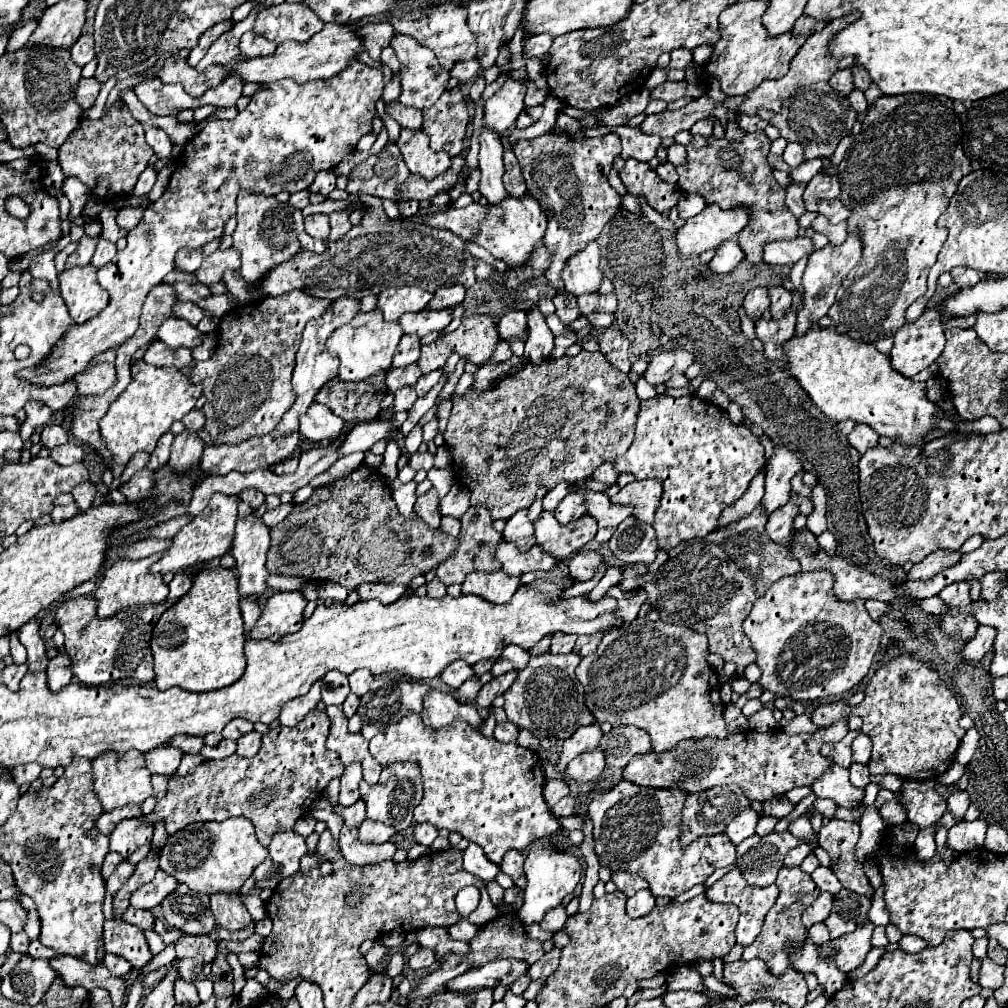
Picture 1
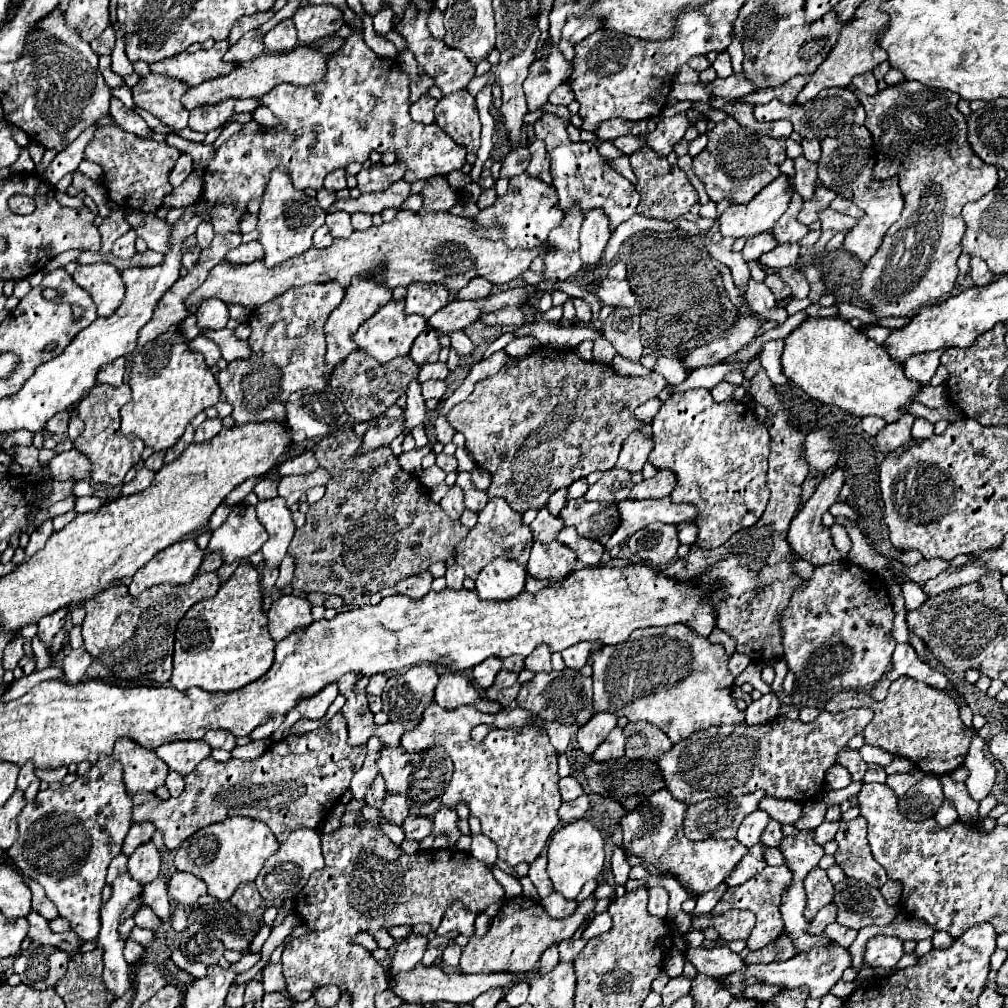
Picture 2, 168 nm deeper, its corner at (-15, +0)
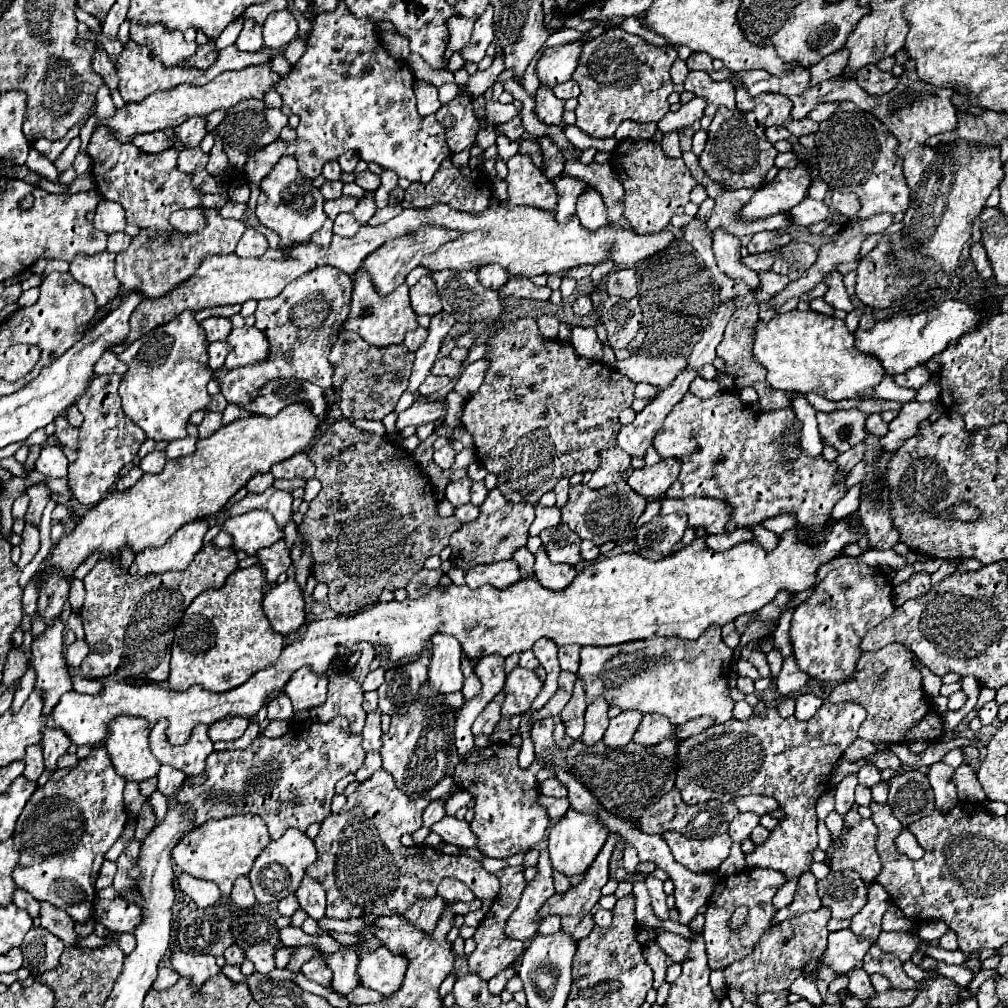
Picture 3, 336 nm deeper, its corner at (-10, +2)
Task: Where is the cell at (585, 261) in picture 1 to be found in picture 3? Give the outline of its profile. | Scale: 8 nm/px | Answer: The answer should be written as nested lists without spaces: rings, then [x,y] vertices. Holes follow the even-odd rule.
[[[586,189],[578,197],[578,207],[576,207],[576,217],[580,219],[582,227],[594,231],[604,225],[608,225],[606,219],[606,205],[602,201],[602,195],[594,189]]]

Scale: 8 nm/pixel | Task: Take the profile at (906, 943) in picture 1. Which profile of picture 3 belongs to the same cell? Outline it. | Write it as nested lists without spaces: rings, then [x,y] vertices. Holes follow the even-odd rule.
[[[948,929],[948,933],[944,933],[940,939],[938,939],[938,947],[946,949],[946,951],[956,951],[958,949],[958,941],[954,937],[954,931]]]

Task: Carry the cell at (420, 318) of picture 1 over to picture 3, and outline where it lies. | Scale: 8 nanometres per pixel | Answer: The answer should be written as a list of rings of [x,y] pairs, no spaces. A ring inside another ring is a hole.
[[[562,175],[562,177],[558,177],[558,181],[554,181],[554,185],[556,185],[556,191],[558,191],[558,209],[556,209],[554,219],[560,225],[564,225],[574,217],[576,201],[586,189],[586,181]]]

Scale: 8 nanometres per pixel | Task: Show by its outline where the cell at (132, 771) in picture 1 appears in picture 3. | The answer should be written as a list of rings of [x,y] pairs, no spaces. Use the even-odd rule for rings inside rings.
[[[116,717],[110,721],[110,737],[106,751],[110,753],[114,769],[128,781],[146,781],[156,777],[160,763],[150,753],[146,721],[140,717]]]

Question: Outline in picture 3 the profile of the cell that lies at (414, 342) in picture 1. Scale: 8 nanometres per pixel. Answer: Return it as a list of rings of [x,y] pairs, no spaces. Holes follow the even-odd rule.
[[[418,327],[416,331],[410,331],[410,333],[406,333],[406,339],[404,339],[404,345],[408,347],[408,351],[416,353],[416,351],[418,351],[418,349],[420,349],[420,347],[424,345],[426,337],[428,337],[426,329],[424,329],[424,327]]]

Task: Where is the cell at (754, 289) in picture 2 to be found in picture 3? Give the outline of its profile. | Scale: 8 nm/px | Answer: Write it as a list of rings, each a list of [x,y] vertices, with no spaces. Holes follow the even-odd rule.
[[[714,231],[714,255],[718,261],[718,267],[734,281],[744,283],[752,291],[760,291],[760,279],[758,273],[742,265],[740,257],[740,241],[738,237],[726,233],[726,231]]]

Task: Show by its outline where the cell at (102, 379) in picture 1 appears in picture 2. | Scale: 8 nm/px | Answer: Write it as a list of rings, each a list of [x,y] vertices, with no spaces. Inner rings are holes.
[[[115,359],[115,363],[109,363],[107,367],[103,367],[103,371],[99,371],[97,381],[119,387],[123,383],[123,377],[125,377],[125,359]]]

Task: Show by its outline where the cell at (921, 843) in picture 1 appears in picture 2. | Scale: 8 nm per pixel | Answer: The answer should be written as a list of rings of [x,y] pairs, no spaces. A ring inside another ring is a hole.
[[[947,799],[947,803],[943,803],[943,807],[937,811],[935,815],[935,821],[939,827],[949,827],[951,823],[955,823],[959,817],[957,817],[957,811],[955,811],[955,805]]]

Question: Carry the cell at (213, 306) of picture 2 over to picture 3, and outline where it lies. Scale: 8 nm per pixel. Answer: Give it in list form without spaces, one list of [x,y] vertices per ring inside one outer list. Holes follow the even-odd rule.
[[[208,317],[200,325],[202,325],[202,329],[206,333],[206,339],[210,343],[212,341],[224,341],[226,333],[230,333],[230,329],[232,329],[230,319],[226,319],[226,317]]]

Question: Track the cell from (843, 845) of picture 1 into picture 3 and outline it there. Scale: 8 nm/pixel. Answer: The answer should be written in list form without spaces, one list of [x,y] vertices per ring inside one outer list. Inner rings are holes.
[[[862,819],[856,827],[842,833],[832,845],[830,869],[832,871],[852,869],[862,877],[864,883],[876,881],[876,877],[882,871],[878,853],[874,849],[876,833],[878,831],[872,819]]]

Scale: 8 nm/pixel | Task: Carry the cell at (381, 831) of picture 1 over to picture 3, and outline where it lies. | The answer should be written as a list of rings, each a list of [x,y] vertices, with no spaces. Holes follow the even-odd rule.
[[[432,801],[426,809],[424,809],[424,815],[422,815],[422,825],[424,827],[432,827],[434,821],[440,821],[444,817],[444,801]]]

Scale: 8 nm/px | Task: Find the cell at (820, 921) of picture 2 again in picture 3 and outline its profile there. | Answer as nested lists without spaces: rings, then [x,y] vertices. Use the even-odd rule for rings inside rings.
[[[820,907],[818,911],[802,913],[800,917],[786,919],[770,929],[762,941],[758,941],[756,949],[744,957],[742,961],[734,961],[732,965],[726,967],[724,977],[728,987],[740,987],[744,989],[746,997],[754,1001],[758,993],[772,991],[778,993],[782,989],[788,989],[796,977],[802,973],[810,973],[818,965],[818,953],[822,953],[826,945],[826,923],[830,921],[830,909]]]

